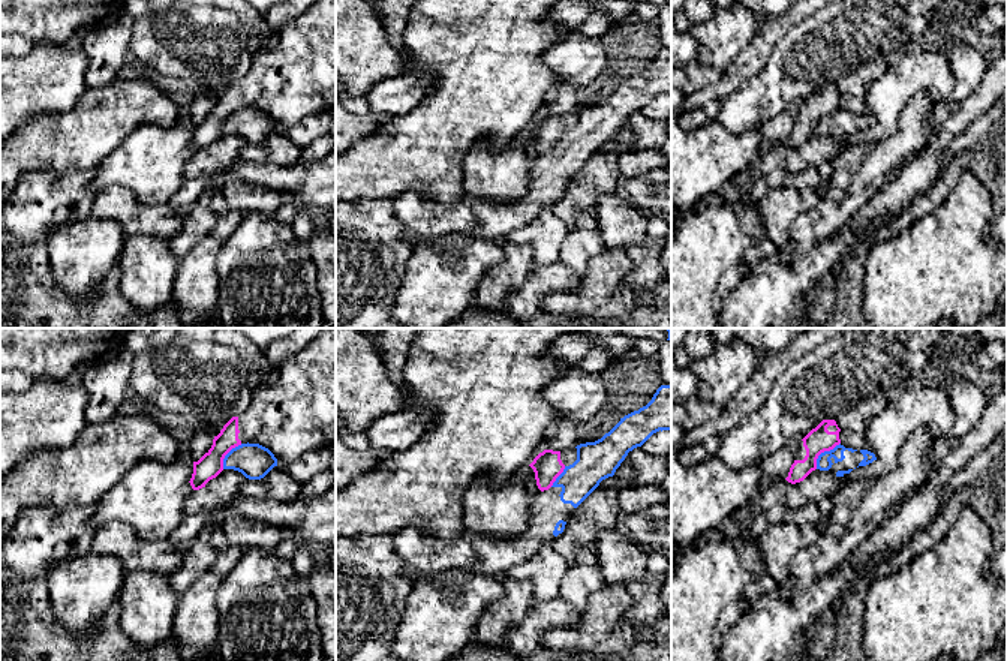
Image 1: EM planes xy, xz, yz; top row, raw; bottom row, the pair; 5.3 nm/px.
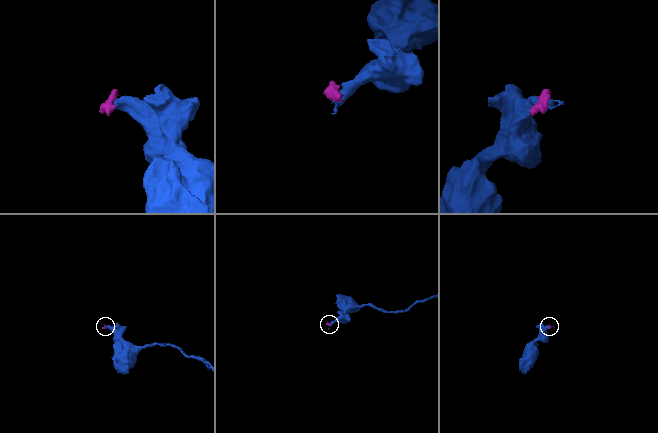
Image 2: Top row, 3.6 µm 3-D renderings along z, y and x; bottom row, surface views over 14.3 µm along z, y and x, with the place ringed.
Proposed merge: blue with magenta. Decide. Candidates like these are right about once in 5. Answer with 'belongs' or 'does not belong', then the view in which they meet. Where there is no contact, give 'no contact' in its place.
does not belong | yz

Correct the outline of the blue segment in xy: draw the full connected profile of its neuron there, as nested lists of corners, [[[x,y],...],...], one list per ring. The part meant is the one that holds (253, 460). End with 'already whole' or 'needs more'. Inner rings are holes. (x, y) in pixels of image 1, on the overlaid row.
[[[241,444],[223,459],[223,469],[238,471],[249,480],[264,478],[274,466],[277,466],[274,454],[259,444]]] | already whole

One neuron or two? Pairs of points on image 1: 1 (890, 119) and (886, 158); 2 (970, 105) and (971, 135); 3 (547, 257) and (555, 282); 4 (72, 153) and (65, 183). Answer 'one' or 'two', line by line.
1: two
2: two
3: two
4: two

